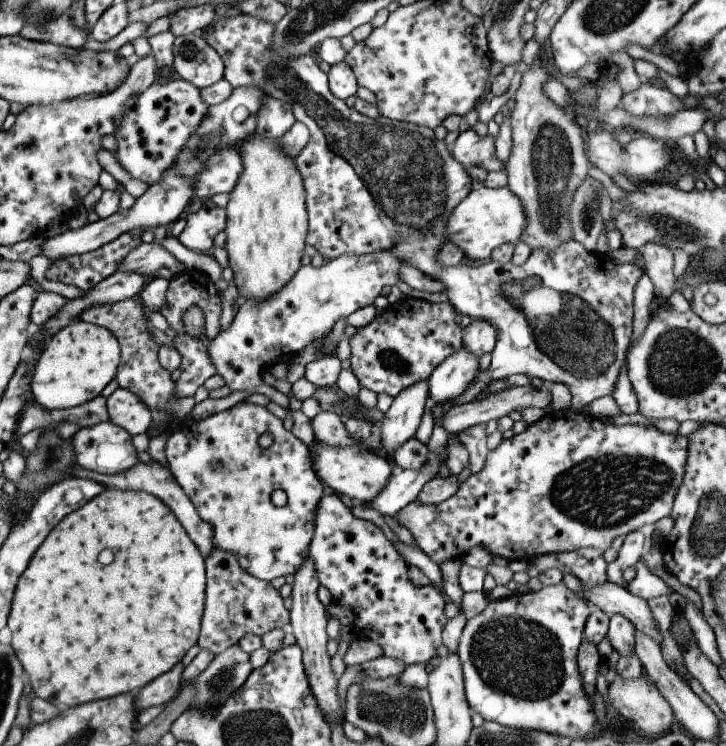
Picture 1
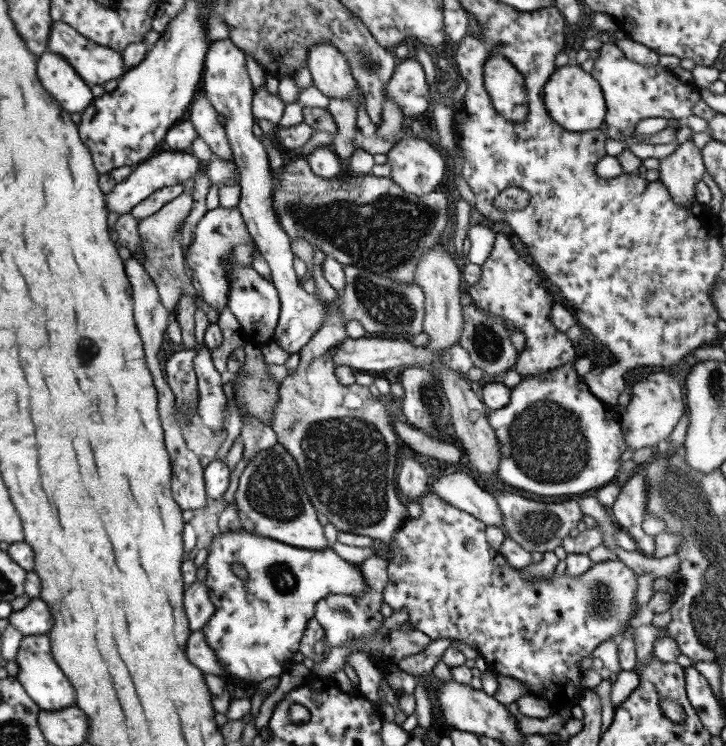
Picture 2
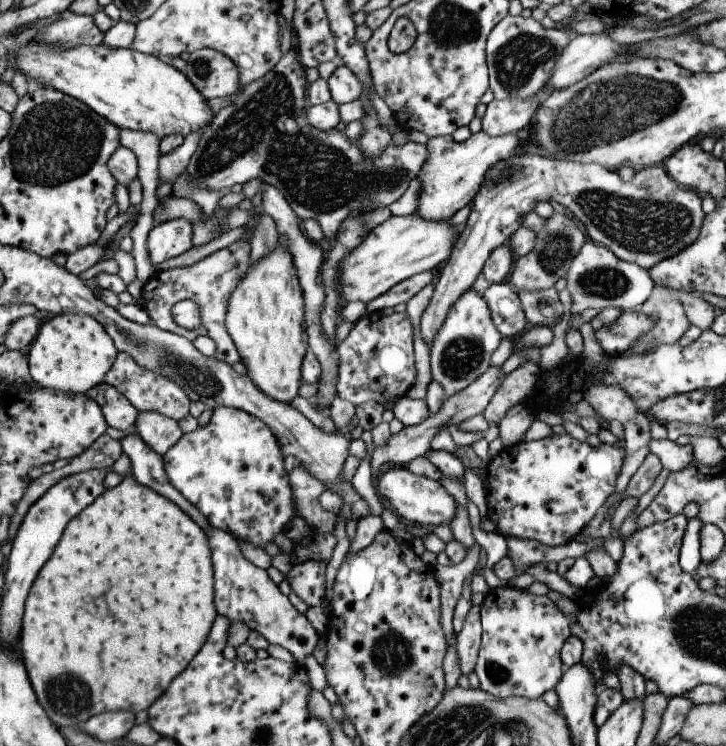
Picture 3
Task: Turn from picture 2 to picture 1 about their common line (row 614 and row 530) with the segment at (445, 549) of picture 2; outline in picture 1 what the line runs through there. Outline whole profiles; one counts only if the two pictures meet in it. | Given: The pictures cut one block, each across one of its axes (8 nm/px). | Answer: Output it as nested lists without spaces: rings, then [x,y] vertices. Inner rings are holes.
[[[573,408],[557,410],[556,412],[546,413],[540,420],[528,425],[522,433],[515,434],[510,439],[504,439],[495,450],[487,454],[485,467],[480,472],[471,474],[470,478],[467,478],[466,482],[460,485],[456,494],[453,494],[448,500],[437,505],[421,505],[416,500],[399,510],[394,518],[412,533],[414,543],[428,555],[430,560],[433,560],[439,566],[448,559],[462,559],[462,556],[476,545],[487,548],[492,556],[500,562],[511,562],[512,560],[530,562],[542,555],[569,553],[586,547],[594,547],[605,551],[611,547],[612,541],[617,536],[624,538],[629,532],[638,530],[644,524],[654,524],[660,518],[669,516],[675,494],[678,492],[685,473],[687,446],[687,437],[678,435],[677,432],[660,432],[652,425],[627,424],[616,426],[614,423],[607,423],[591,413],[575,411]]]

